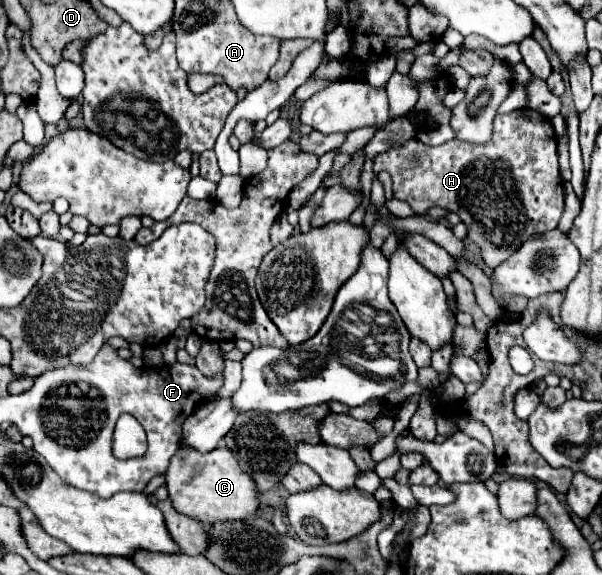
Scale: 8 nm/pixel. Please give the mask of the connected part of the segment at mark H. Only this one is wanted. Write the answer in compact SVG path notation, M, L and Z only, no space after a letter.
M526 108L514 110L510 114L498 114L494 122L494 136L488 144L476 146L450 140L440 146L426 146L412 138L402 146L378 154L374 158L374 172L380 170L386 170L392 176L394 198L408 202L414 214L422 216L432 206L456 212L468 226L468 238L480 246L488 268L496 268L500 262L504 262L528 236L554 230L564 211L564 188L558 172L556 132L548 118Z

